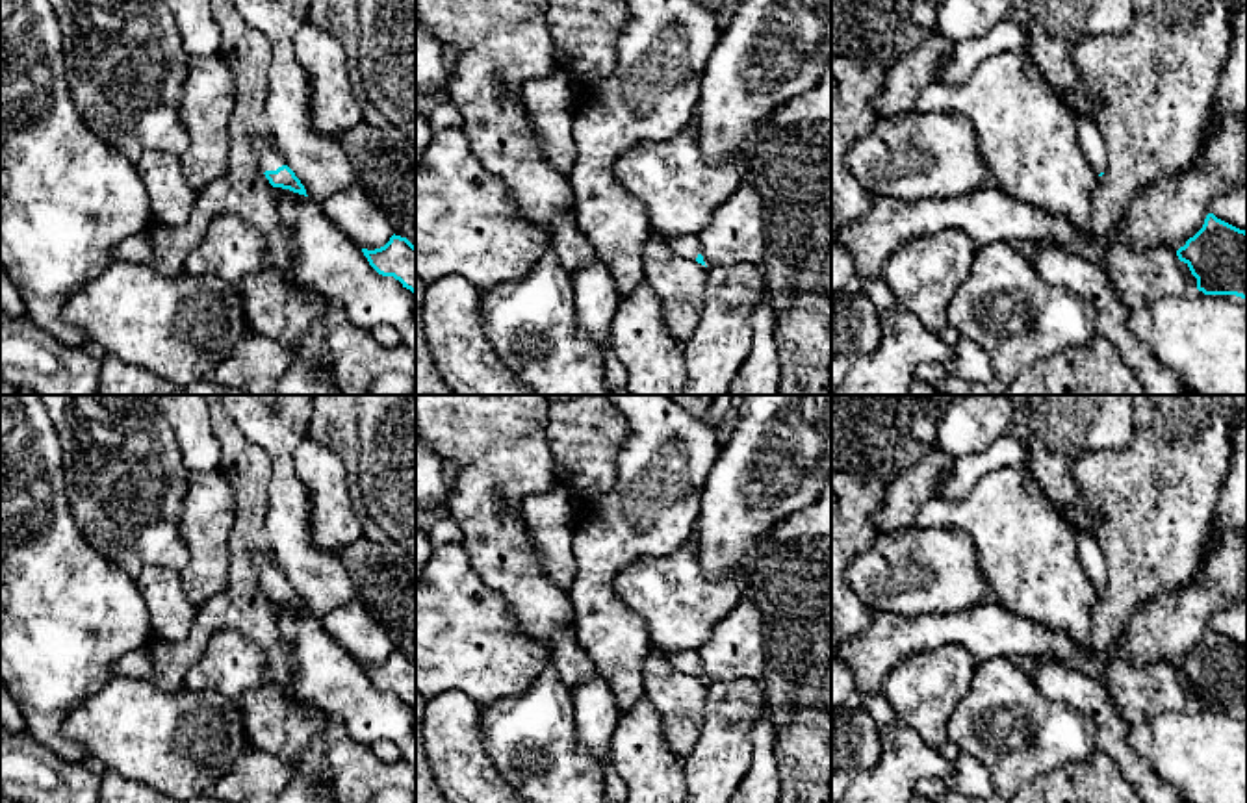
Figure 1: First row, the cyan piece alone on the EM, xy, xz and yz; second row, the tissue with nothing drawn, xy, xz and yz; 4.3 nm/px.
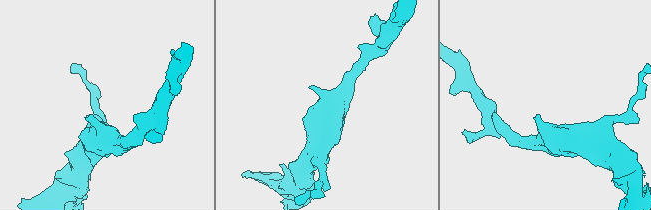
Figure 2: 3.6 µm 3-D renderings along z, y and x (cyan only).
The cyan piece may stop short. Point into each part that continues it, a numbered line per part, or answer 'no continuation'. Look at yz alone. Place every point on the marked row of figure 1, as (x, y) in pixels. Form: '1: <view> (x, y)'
1: yz (1090, 138)

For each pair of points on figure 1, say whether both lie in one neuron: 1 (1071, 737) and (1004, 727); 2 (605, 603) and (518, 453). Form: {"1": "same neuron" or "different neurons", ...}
{"1": "same neuron", "2": "different neurons"}

